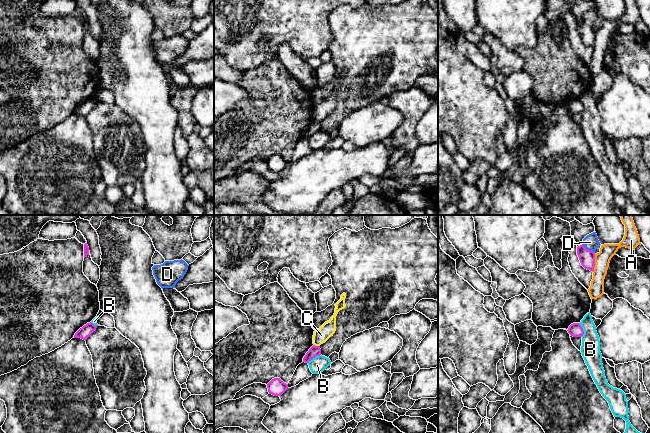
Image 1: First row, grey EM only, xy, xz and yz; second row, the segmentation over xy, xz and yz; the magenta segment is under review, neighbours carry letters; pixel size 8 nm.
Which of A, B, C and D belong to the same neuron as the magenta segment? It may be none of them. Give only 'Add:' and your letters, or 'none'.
Add: none

